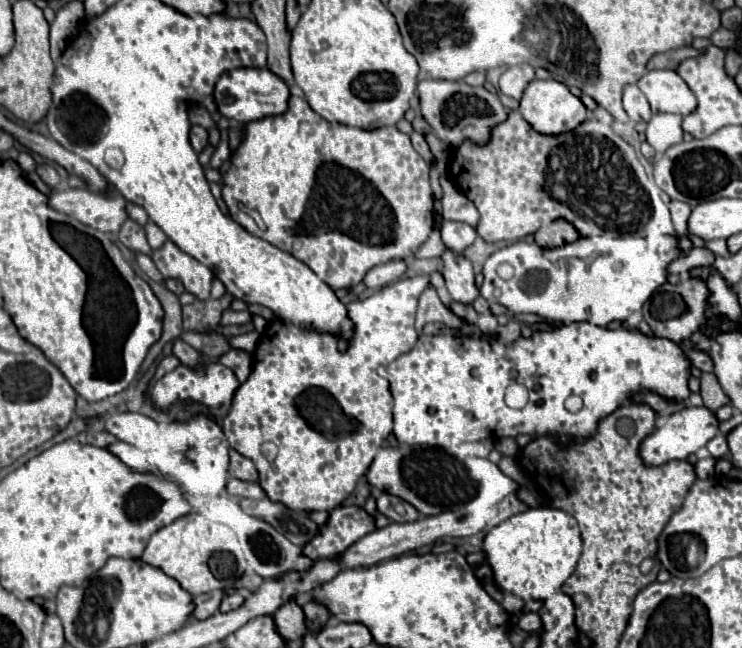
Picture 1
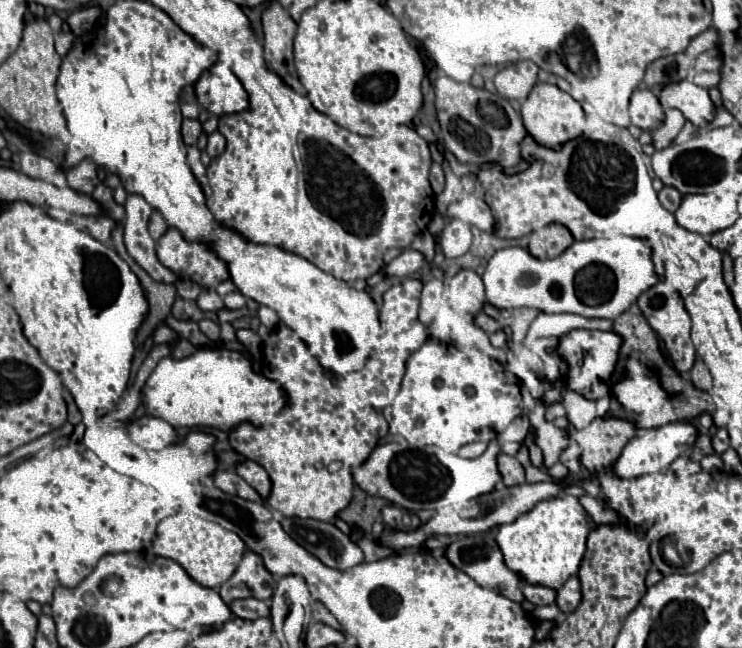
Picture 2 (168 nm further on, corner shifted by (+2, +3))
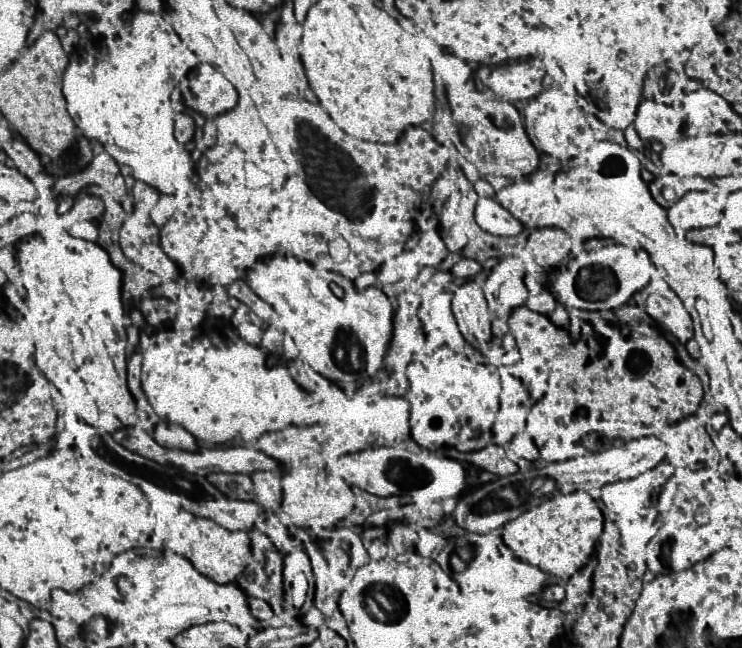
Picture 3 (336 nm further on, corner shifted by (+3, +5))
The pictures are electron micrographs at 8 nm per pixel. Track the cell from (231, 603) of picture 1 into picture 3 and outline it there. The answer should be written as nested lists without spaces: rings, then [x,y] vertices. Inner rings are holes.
[[[247,597],[247,605],[249,605],[251,615],[253,615],[257,621],[267,621],[267,619],[273,615],[273,611],[269,609],[269,605],[267,605],[265,601],[261,601],[261,599]]]

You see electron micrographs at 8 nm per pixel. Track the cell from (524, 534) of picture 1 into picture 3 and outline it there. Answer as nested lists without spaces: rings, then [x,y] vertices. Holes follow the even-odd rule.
[[[577,491],[561,497],[551,497],[549,501],[537,505],[537,509],[527,509],[521,513],[521,517],[505,523],[499,533],[503,543],[515,553],[519,561],[535,565],[555,575],[559,581],[565,581],[587,563],[593,545],[599,539],[601,521],[603,517],[595,501],[585,491]]]

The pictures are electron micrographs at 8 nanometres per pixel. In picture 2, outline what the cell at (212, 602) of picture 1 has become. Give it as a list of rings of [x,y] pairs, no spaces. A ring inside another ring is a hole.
[[[252,551],[244,553],[242,563],[238,565],[236,573],[218,589],[222,599],[226,603],[232,603],[236,599],[256,597],[256,599],[270,599],[274,591],[274,577],[262,567],[262,559],[254,555]]]

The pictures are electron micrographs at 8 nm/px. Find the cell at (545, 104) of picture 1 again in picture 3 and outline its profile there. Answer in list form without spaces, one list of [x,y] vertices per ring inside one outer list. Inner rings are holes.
[[[545,87],[535,99],[529,101],[525,109],[525,127],[527,135],[533,141],[533,145],[539,151],[549,153],[555,159],[573,157],[579,153],[579,115],[577,115],[577,103],[573,97],[563,93],[561,87]]]

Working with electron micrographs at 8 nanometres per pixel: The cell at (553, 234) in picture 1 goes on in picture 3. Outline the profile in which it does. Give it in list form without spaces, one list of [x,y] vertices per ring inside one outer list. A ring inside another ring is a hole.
[[[559,227],[533,229],[529,235],[529,249],[541,267],[555,267],[569,257],[571,239]]]

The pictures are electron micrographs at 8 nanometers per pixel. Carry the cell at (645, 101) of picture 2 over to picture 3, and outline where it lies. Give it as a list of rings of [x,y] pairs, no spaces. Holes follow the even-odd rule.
[[[643,99],[637,107],[633,125],[641,139],[657,139],[667,143],[679,133],[681,115],[669,105]]]

